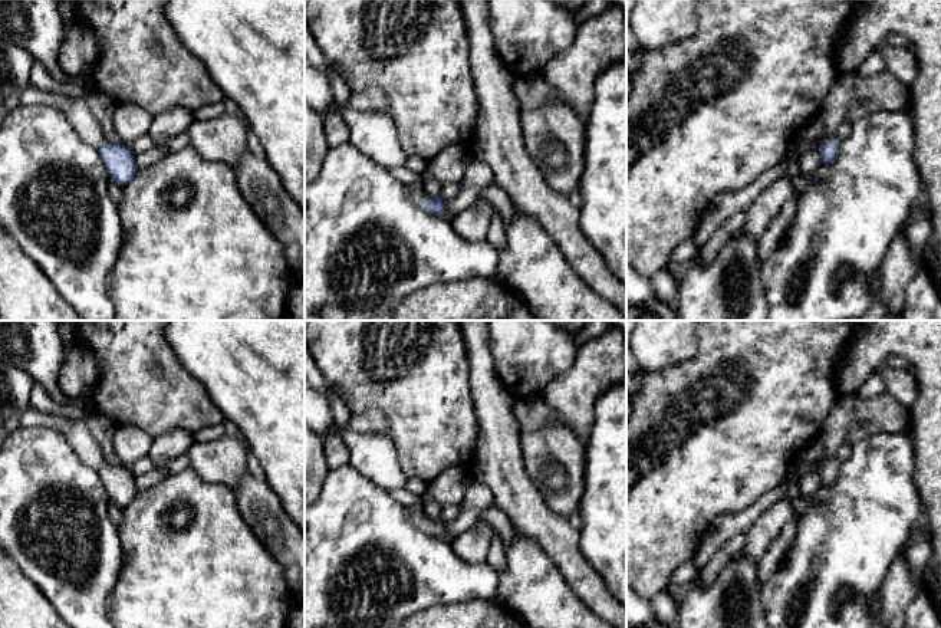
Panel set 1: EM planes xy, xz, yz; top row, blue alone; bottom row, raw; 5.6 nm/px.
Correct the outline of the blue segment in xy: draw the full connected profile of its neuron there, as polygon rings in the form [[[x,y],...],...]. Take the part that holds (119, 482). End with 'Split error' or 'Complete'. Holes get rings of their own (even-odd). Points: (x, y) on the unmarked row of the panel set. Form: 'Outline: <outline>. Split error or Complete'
Outline: [[[66,418],[68,427],[59,430],[66,437],[78,457],[98,471],[108,491],[111,503],[126,507],[138,494],[135,474],[119,464],[108,464],[102,448],[91,434],[86,418]]]. Split error

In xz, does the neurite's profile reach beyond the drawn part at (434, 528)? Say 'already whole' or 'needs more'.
needs more

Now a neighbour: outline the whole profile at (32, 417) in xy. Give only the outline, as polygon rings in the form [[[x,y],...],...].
[[[30,405],[20,417],[20,427],[49,427],[55,430],[65,430],[68,424],[66,418],[56,414],[42,412]]]

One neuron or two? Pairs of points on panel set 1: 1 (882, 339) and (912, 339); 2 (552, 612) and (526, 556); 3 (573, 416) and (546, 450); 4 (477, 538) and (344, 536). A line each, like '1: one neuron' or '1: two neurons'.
1: one neuron
2: one neuron
3: two neurons
4: two neurons

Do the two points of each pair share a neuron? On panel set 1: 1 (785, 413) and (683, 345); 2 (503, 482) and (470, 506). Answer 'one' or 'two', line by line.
1: two
2: two

